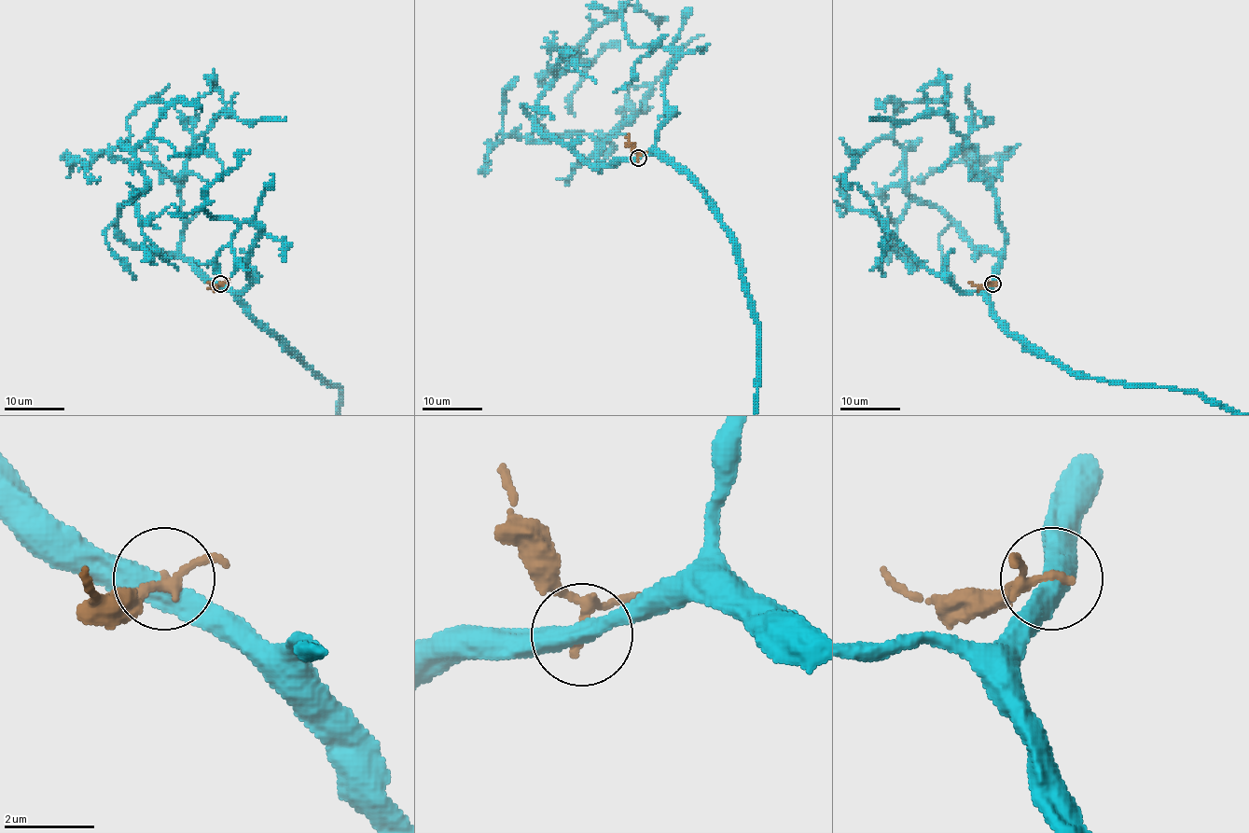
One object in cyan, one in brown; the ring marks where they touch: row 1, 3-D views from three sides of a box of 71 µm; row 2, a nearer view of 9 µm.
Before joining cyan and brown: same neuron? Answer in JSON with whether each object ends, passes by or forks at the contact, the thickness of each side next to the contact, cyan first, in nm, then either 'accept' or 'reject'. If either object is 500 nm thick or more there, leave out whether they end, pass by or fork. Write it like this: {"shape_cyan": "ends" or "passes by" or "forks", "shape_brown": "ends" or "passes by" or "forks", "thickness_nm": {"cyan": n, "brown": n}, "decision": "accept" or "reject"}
{"shape_cyan": "passes by", "shape_brown": "passes by", "thickness_nm": {"cyan": 480, "brown": 190}, "decision": "reject"}

